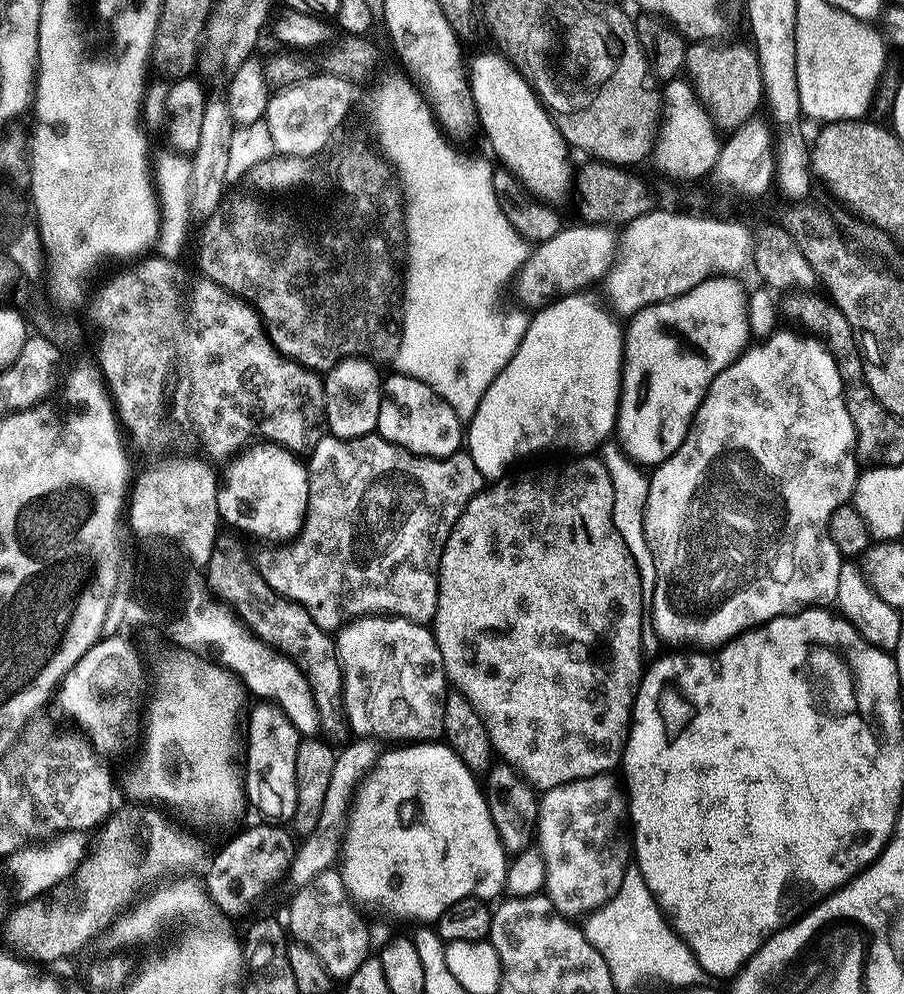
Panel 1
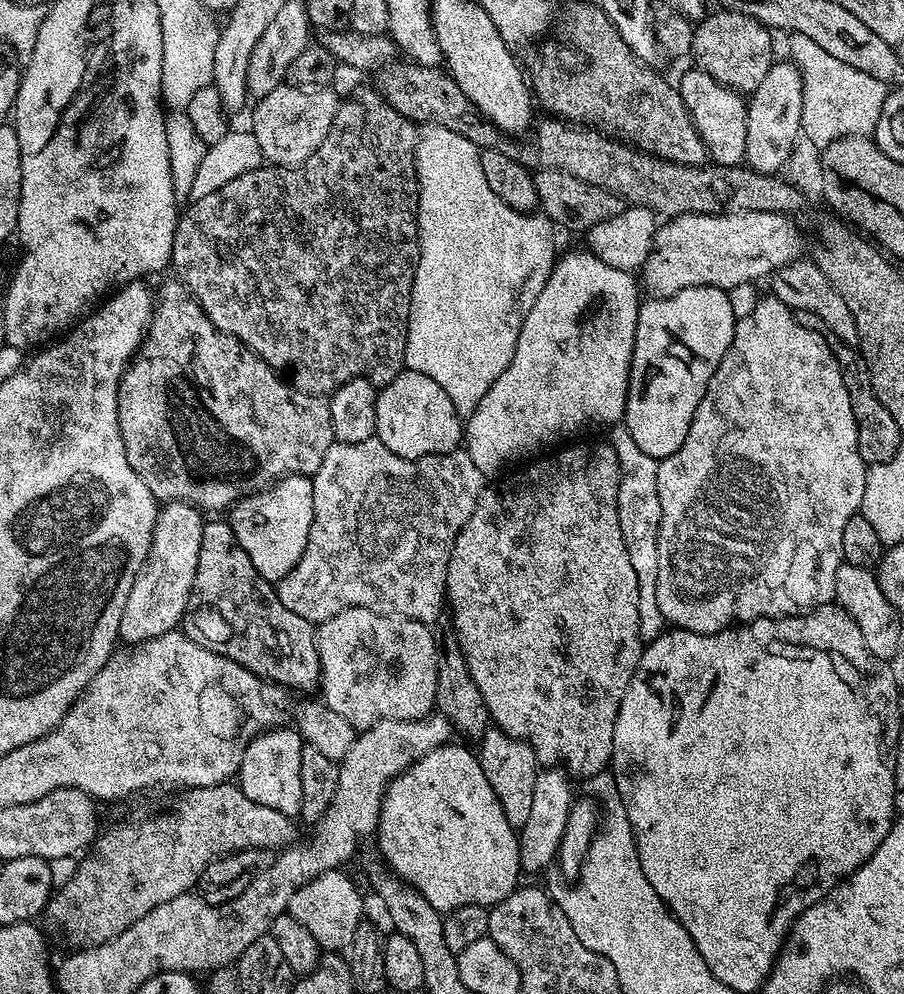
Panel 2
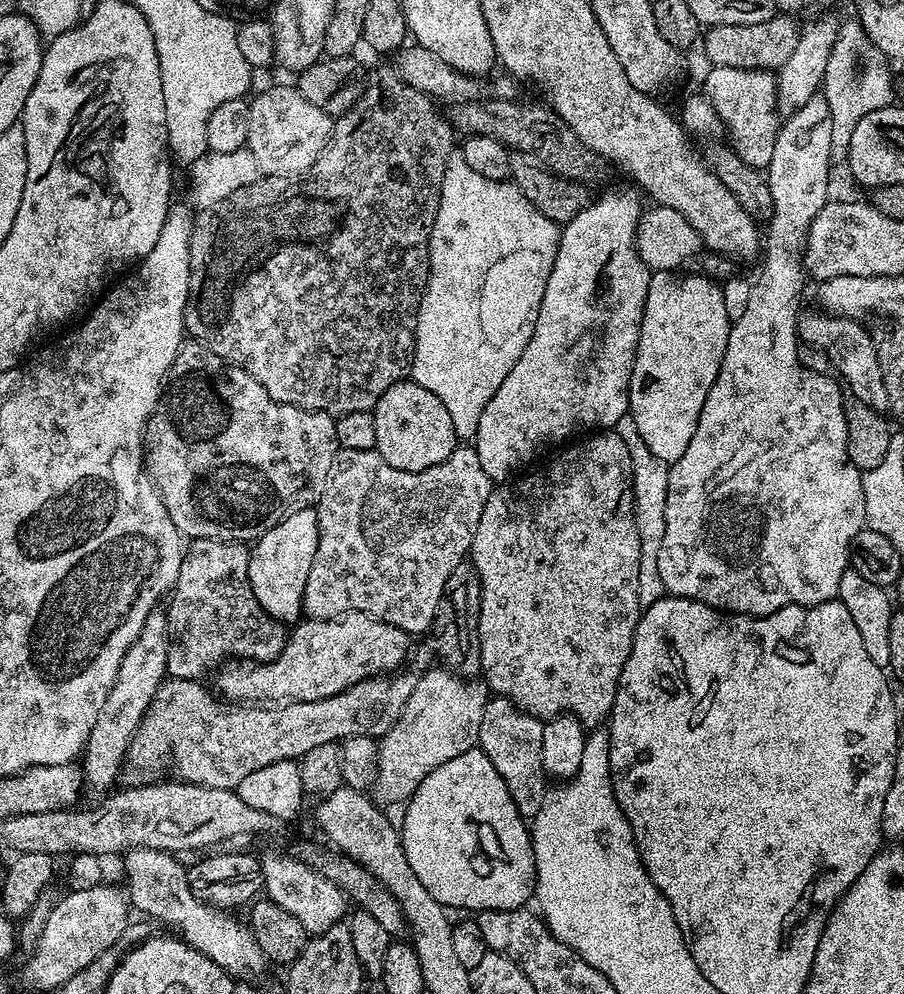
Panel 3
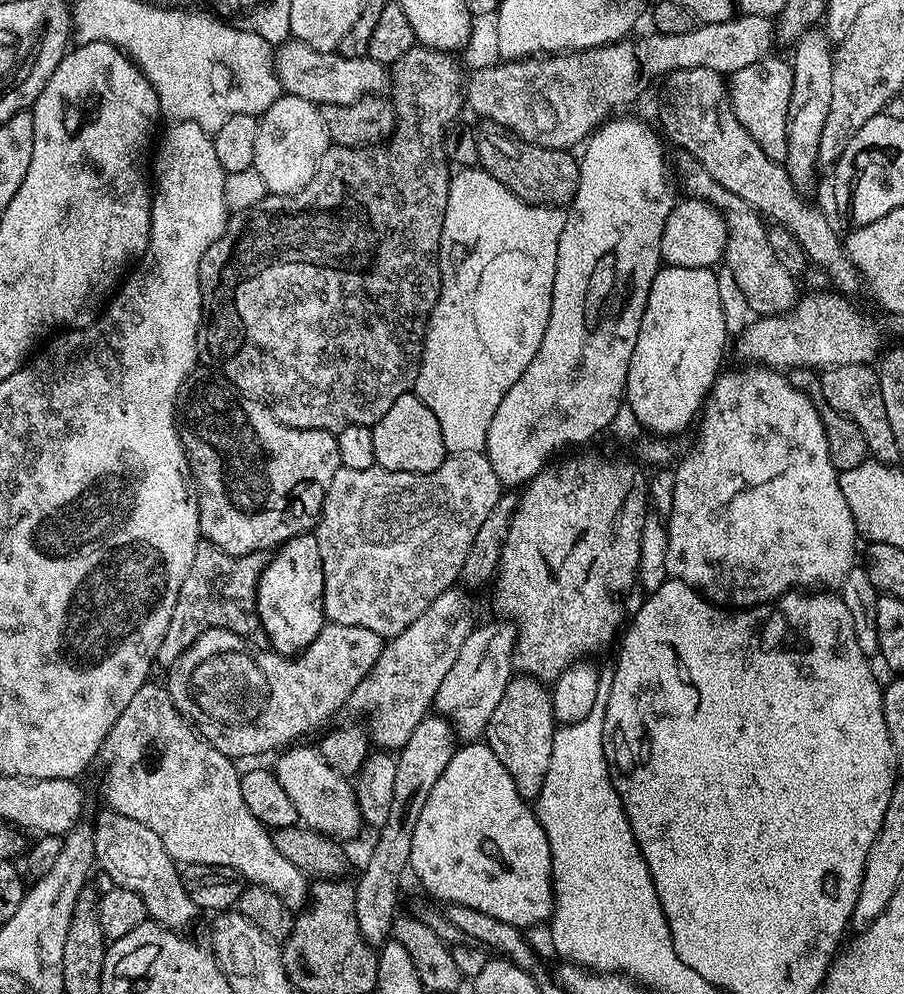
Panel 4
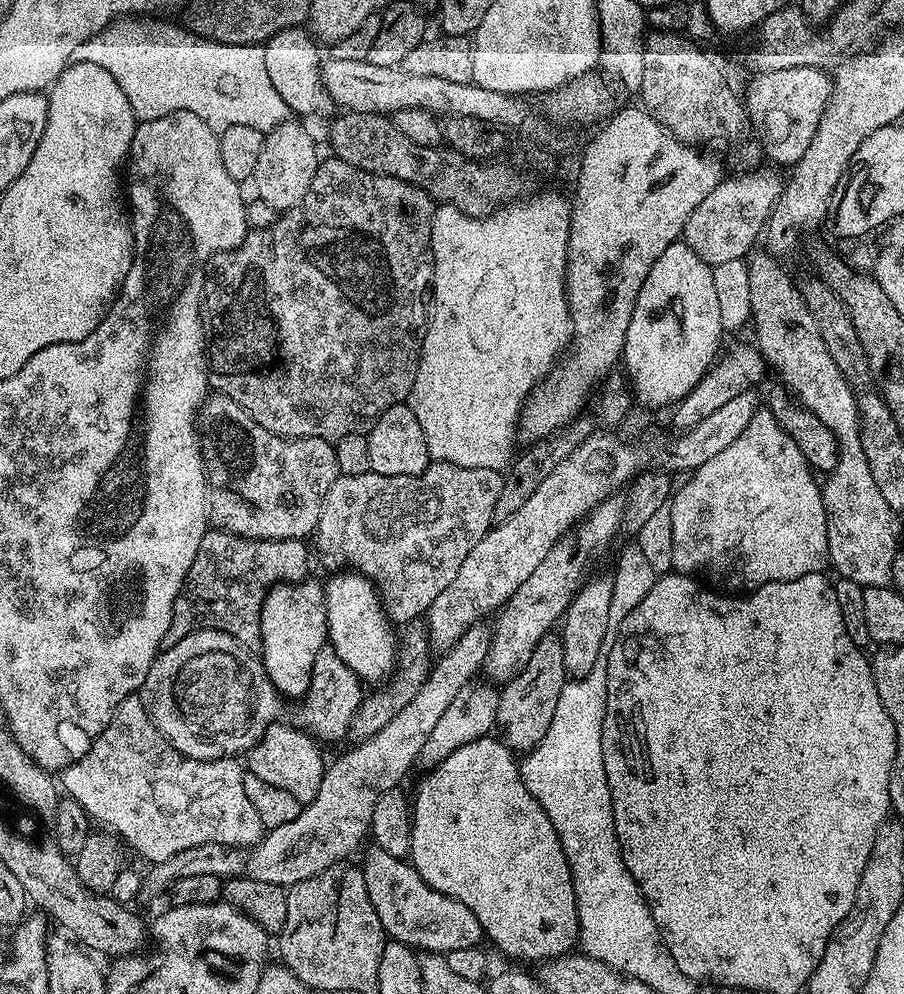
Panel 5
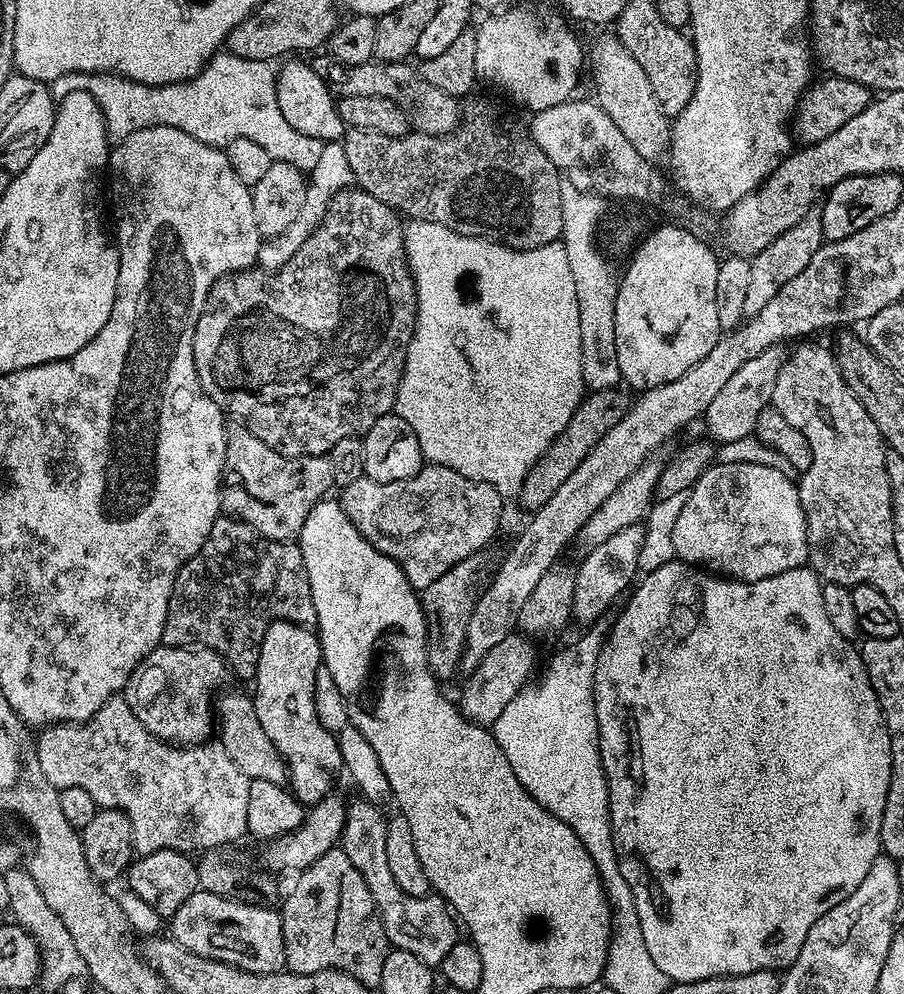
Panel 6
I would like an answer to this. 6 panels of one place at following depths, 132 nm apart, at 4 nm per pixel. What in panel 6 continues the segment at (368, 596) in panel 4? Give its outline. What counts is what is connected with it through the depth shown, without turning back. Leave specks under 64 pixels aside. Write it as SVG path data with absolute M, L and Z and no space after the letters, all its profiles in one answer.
M425 463L414 478L406 478L398 482L374 482L368 476L358 478L358 482L350 482L343 485L342 494L338 499L346 518L354 522L358 534L374 546L386 558L398 562L402 574L410 582L414 590L422 590L430 586L430 582L442 578L446 570L450 570L458 562L471 560L477 555L479 548L484 548L492 540L492 535L496 532L496 527L500 524L500 504L502 497L494 486L486 482L474 482L458 470L450 470L446 466Z

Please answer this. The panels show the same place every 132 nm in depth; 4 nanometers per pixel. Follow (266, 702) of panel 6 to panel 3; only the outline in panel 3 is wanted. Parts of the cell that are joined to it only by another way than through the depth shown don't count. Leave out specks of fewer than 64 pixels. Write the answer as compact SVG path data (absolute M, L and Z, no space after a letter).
M308 506L293 507L289 516L281 515L272 522L277 524L269 523L255 537L250 548L248 577L254 590L254 598L258 598L268 616L281 622L296 622L301 619L306 578L310 576L310 566L314 566L314 554L318 554L320 518L315 507L304 507Z

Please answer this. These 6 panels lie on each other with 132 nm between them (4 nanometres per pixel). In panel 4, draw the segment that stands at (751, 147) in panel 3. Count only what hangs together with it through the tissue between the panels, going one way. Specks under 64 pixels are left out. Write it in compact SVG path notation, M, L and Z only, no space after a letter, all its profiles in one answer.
M769 54L754 66L731 73L727 81L728 97L732 103L734 114L742 126L746 126L746 134L766 150L766 158L783 162L788 153L788 107L790 106L790 90L792 89L792 65L787 59L779 60L776 54Z

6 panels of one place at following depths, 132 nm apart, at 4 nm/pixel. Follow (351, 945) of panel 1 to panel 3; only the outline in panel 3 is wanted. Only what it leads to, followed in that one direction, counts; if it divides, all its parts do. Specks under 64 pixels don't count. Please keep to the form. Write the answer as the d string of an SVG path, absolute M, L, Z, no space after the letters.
M292 854L263 857L262 888L267 899L273 900L278 906L282 906L282 910L294 914L294 918L302 922L309 937L321 936L326 930L330 930L330 926L341 923L350 908L349 897L338 885Z

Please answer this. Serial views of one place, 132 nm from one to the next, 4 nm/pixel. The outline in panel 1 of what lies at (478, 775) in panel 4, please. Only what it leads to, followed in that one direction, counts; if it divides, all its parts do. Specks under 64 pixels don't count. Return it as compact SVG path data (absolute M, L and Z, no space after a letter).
M408 742L403 746L394 746L390 752L381 751L376 757L376 762L368 772L367 776L360 781L354 795L350 800L344 839L342 841L342 855L338 860L338 871L344 888L349 897L357 905L369 904L372 908L381 908L384 912L389 912L392 916L397 916L400 920L420 920L416 922L432 922L436 920L444 911L455 909L459 900L475 894L479 899L488 902L491 896L496 896L505 891L505 880L508 874L509 857L506 855L502 842L498 838L498 830L490 818L488 809L488 798L485 789L480 784L474 773L471 772L458 758L458 754L446 742Z

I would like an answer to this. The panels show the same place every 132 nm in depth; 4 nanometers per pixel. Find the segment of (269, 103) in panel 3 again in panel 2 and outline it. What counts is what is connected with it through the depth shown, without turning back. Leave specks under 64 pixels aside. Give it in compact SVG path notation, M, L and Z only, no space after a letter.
M283 83L279 88L270 90L270 94L255 101L250 131L257 139L263 159L272 166L300 166L311 161L324 147L324 139L336 117L336 108L341 97L332 93L331 87L296 87Z

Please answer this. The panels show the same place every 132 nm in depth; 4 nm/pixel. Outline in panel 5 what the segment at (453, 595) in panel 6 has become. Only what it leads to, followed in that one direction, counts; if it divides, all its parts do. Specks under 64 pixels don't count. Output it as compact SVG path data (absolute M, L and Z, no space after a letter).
M423 619L413 620L407 625L406 631L408 633L405 636L403 633L402 643L396 654L396 667L390 679L361 699L348 727L348 736L354 738L353 741L368 740L378 734L378 730L382 730L382 726L386 726L386 722L390 722L390 718L394 718L394 714L398 714L398 710L402 710L402 706L406 706L406 702L410 702L410 698L418 694L422 682L427 680L434 663L434 649L428 638L428 625Z

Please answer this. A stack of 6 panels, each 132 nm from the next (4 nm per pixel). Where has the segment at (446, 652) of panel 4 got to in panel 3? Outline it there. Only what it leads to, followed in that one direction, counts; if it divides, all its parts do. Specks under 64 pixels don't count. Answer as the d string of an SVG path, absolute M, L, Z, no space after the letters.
M400 670L395 674L385 674L383 676L374 676L371 680L363 680L354 686L350 686L346 690L342 690L338 694L334 694L330 698L322 698L321 700L298 700L295 702L284 702L279 706L241 706L236 702L223 702L219 704L206 689L200 685L199 679L180 680L177 678L168 678L163 681L160 689L156 691L144 717L142 718L138 730L132 736L132 741L128 746L126 755L126 768L132 772L160 772L163 768L173 768L177 772L181 781L190 784L204 784L207 788L230 788L236 789L242 782L242 778L246 778L246 774L254 774L254 770L260 770L262 766L268 766L274 762L282 762L283 760L299 761L310 750L314 750L314 746L326 746L327 744L336 744L342 742L351 736L369 736L379 738L384 733L390 731L396 724L396 719L402 714L402 710L406 706L406 702L410 698L410 694L414 694L414 686L416 685L418 676L414 671Z

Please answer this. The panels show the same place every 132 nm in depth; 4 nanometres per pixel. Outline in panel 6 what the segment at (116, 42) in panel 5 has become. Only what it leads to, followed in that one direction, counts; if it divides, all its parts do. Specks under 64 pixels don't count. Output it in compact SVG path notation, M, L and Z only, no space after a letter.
M224 50L209 60L208 65L193 78L184 80L180 84L139 84L133 80L126 80L115 74L81 74L71 72L51 81L53 100L59 102L71 92L91 92L93 98L104 115L108 127L108 135L113 141L126 138L126 134L134 134L134 130L142 130L156 119L160 126L174 126L178 130L186 130L190 138L198 138L198 142L206 142L210 146L223 149L234 138L250 138L250 142L258 142L266 154L274 162L294 166L299 172L308 174L318 162L322 154L324 142L318 138L310 138L294 130L278 108L275 94L277 65L270 60L251 60L238 58L230 51Z

